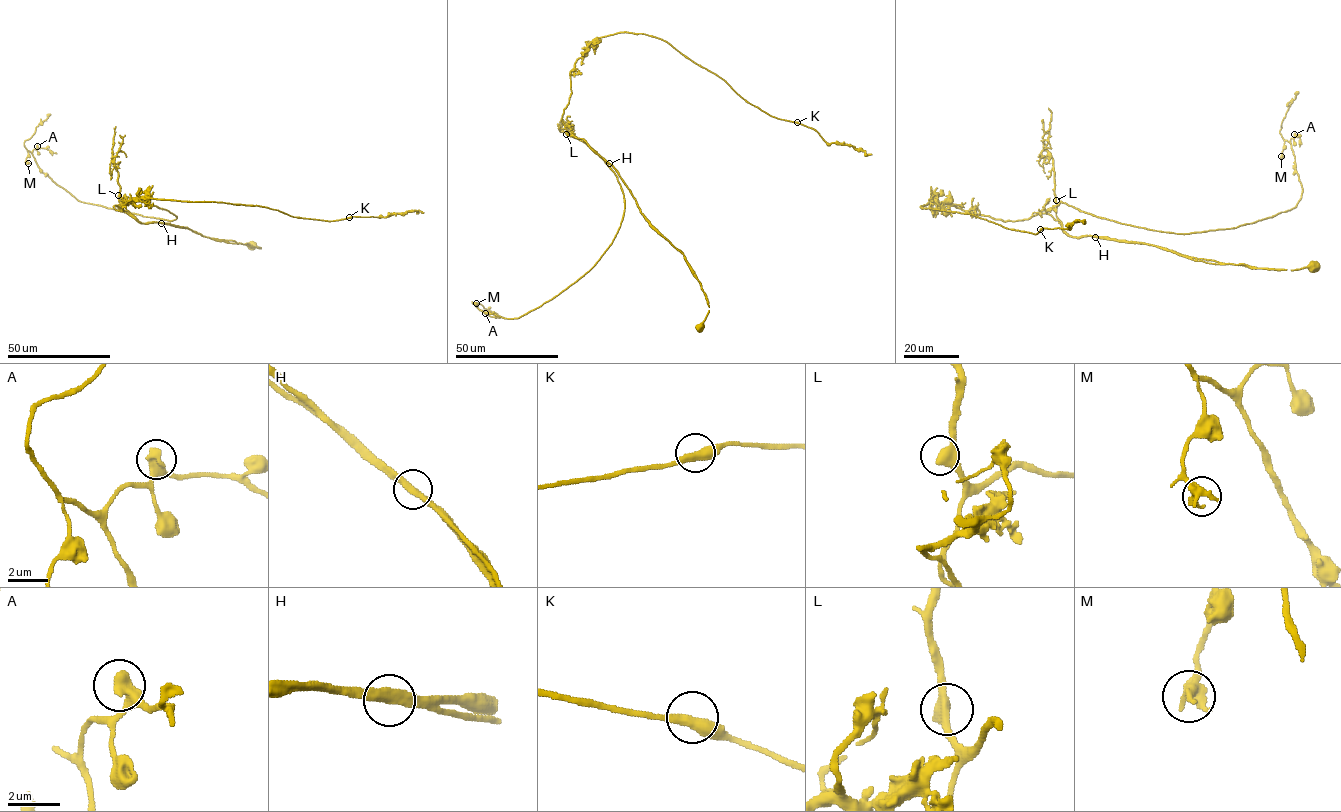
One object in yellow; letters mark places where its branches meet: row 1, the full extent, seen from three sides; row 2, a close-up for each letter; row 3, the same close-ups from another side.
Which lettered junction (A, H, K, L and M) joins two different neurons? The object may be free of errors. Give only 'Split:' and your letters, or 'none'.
Split: H

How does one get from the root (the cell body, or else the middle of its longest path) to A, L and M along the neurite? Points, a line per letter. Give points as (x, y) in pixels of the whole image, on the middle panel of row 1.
A: (699, 327), (709, 306), (685, 256), (567, 134), (616, 176), (618, 232), (540, 306), (485, 313)
L: (699, 327), (709, 306), (701, 283), (685, 256), (651, 224), (618, 173), (583, 139), (566, 134)
M: (699, 327), (709, 306), (685, 256), (618, 173), (567, 134), (620, 185), (611, 245), (518, 318), (476, 303)

